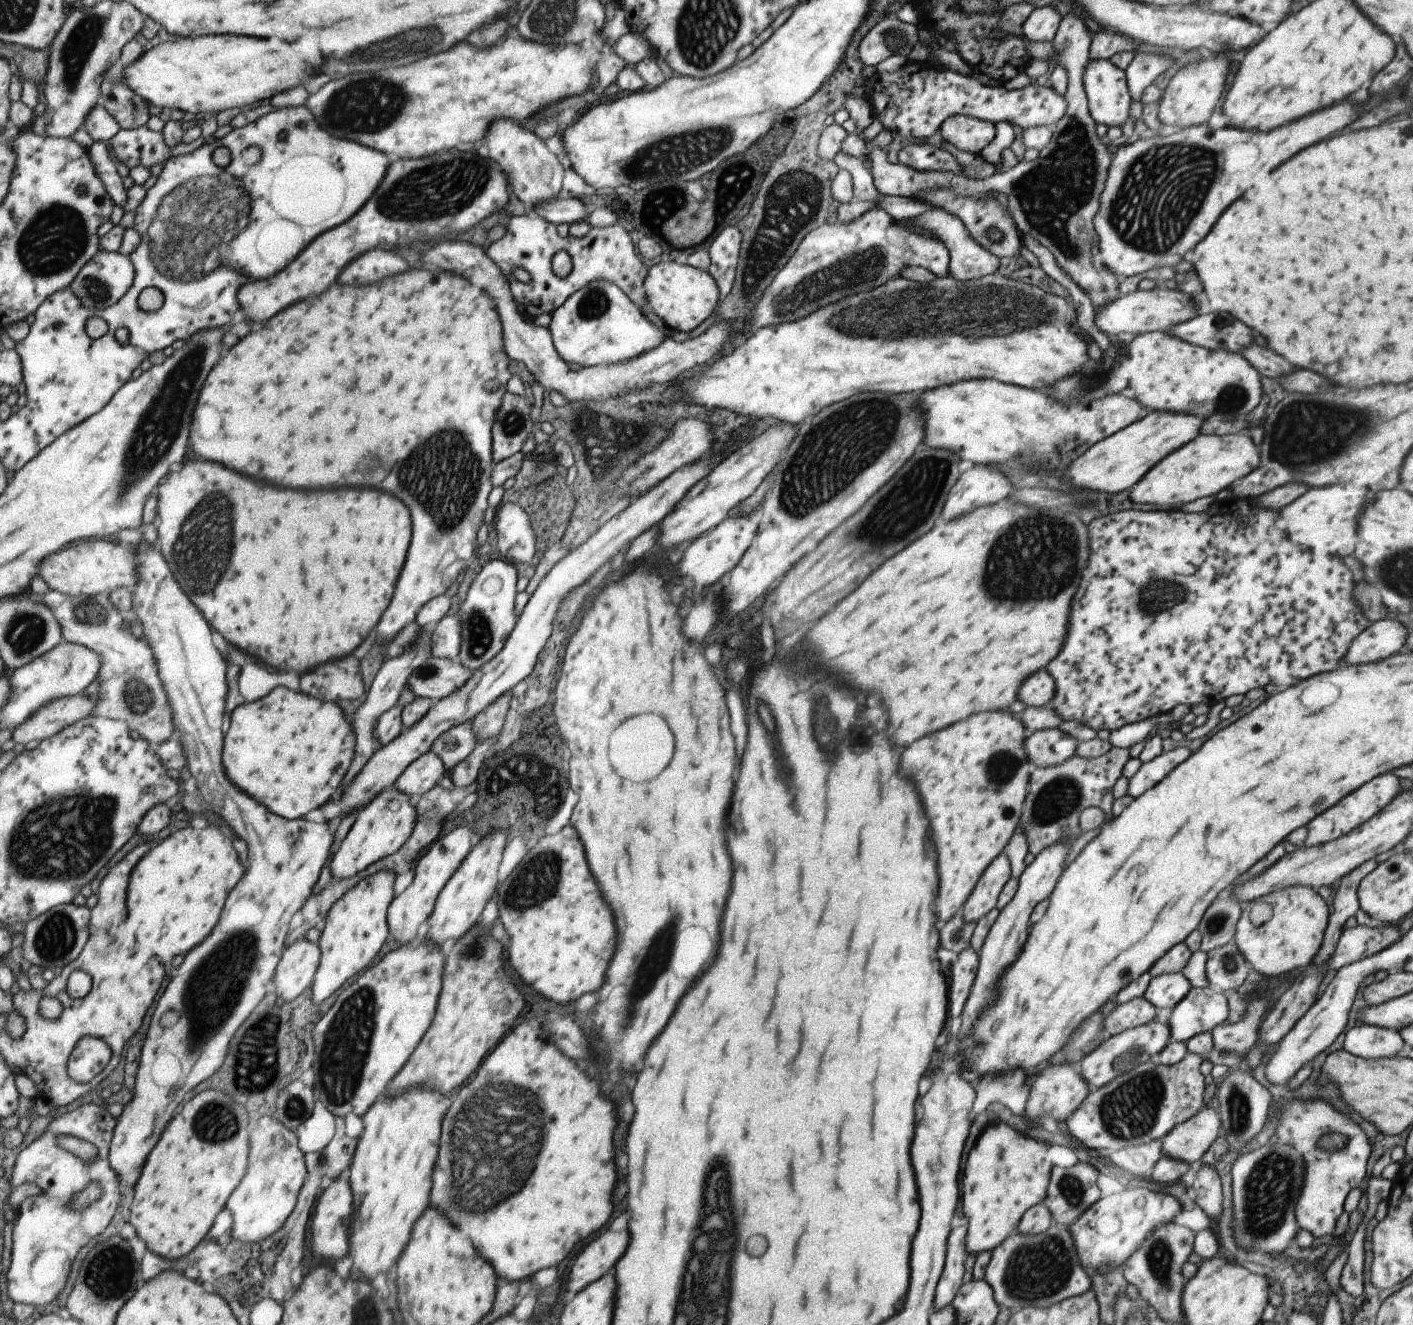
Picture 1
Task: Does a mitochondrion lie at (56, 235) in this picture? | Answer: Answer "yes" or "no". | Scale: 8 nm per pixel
yes

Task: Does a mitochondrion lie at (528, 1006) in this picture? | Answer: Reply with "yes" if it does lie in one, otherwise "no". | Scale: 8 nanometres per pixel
no

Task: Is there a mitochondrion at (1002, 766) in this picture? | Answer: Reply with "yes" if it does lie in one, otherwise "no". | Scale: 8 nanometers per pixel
yes

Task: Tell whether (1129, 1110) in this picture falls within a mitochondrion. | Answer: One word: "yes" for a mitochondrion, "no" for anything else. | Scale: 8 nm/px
yes

